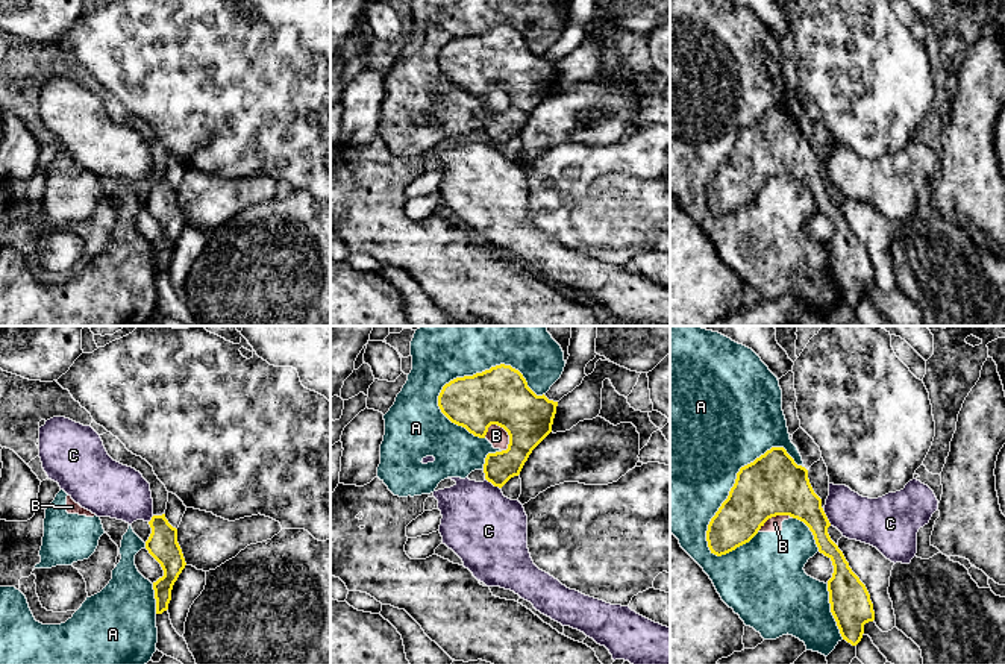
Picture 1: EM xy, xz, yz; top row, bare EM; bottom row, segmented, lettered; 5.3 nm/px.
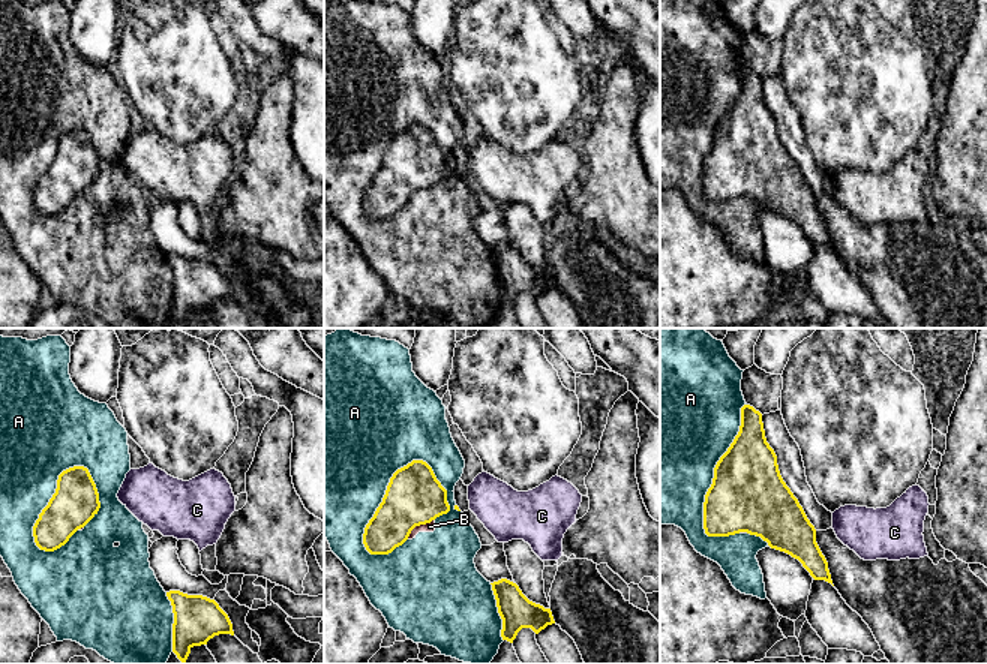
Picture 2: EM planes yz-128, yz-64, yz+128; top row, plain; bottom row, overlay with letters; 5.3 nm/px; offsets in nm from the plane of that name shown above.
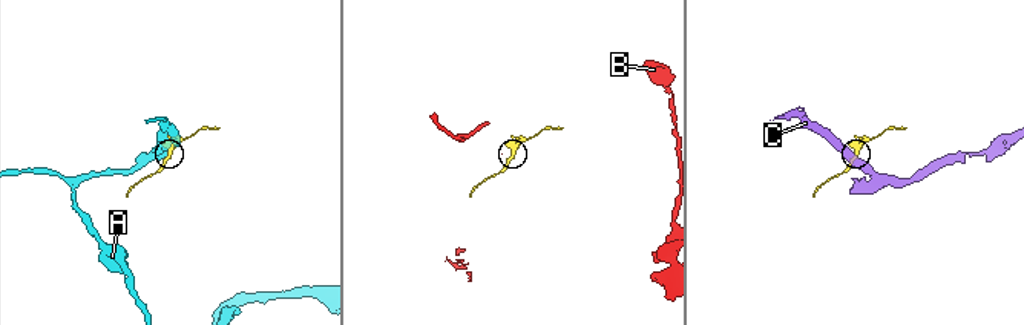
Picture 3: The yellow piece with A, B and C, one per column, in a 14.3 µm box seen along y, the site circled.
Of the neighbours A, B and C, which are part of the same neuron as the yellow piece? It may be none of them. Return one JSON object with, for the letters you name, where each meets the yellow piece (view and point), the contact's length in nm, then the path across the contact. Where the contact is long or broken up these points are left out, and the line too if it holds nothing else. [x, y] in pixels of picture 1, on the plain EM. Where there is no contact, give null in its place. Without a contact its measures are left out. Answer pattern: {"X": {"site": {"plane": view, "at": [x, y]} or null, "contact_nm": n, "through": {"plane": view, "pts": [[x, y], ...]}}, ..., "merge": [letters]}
{"merge": []}

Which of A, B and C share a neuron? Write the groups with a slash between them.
A B / C

